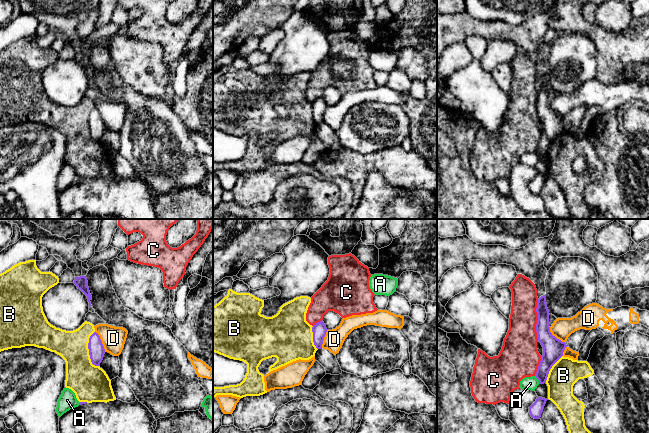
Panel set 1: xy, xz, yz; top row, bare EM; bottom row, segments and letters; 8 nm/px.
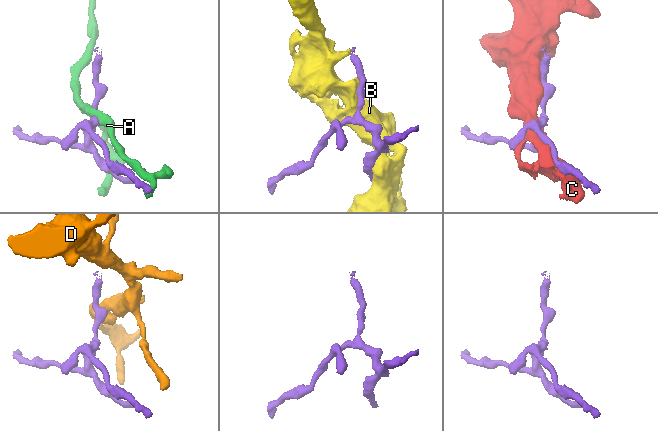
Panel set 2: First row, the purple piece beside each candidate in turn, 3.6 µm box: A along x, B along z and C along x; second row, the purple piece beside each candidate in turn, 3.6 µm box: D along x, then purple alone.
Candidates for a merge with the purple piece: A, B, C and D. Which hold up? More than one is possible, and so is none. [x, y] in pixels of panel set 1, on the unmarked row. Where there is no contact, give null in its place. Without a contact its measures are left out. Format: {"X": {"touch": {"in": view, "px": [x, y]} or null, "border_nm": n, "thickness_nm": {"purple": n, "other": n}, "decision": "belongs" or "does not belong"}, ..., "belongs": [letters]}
{"A": {"touch": {"in": "yz", "px": [537, 154]}, "border_nm": 80, "thickness_nm": {"purple": 160, "other": 110}, "decision": "does not belong"}, "B": {"touch": {"in": "xy", "px": [89, 126]}, "border_nm": 280, "thickness_nm": {"purple": 130, "other": 280}, "decision": "does not belong"}, "C": {"touch": {"in": "yz", "px": [537, 96]}, "border_nm": 340, "thickness_nm": {"purple": 160, "other": 280}, "decision": "does not belong"}, "D": {"touch": {"in": "xy", "px": [101, 117]}, "border_nm": 190, "thickness_nm": {"purple": 130, "other": 190}, "decision": "does not belong"}, "belongs": []}

